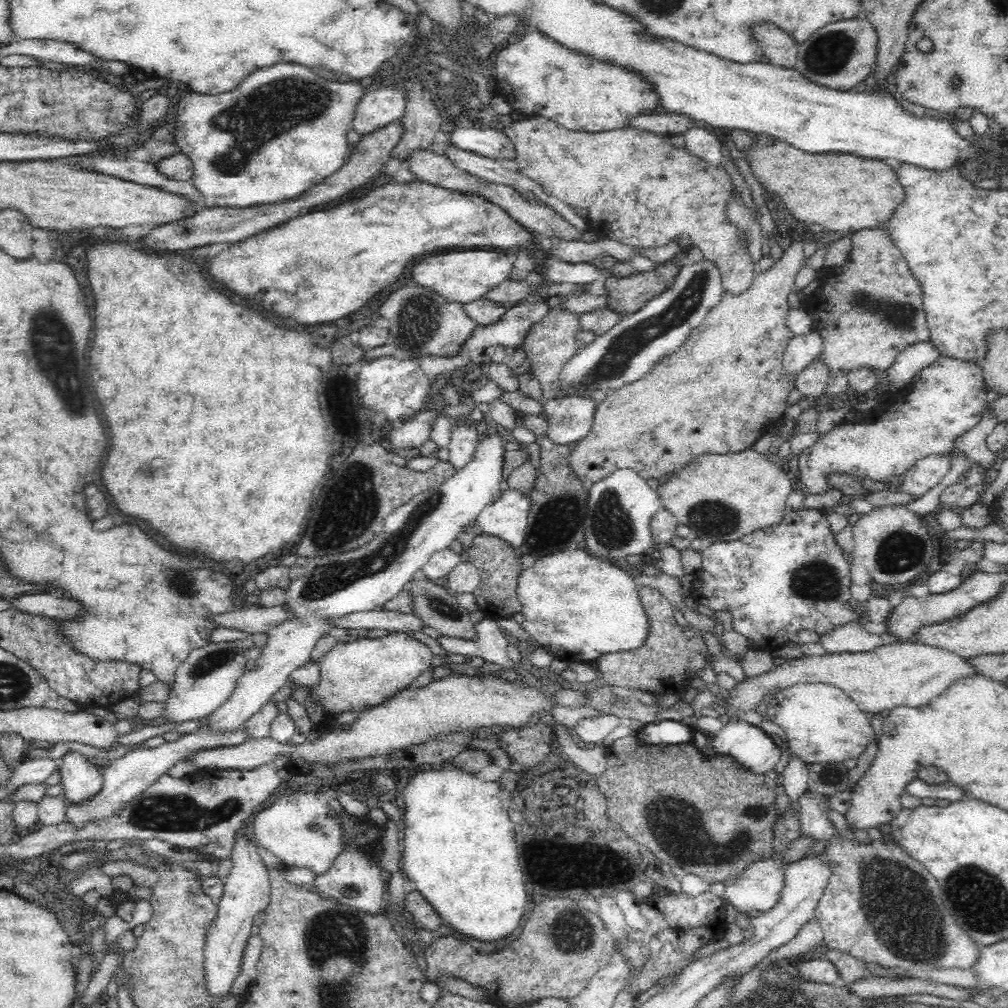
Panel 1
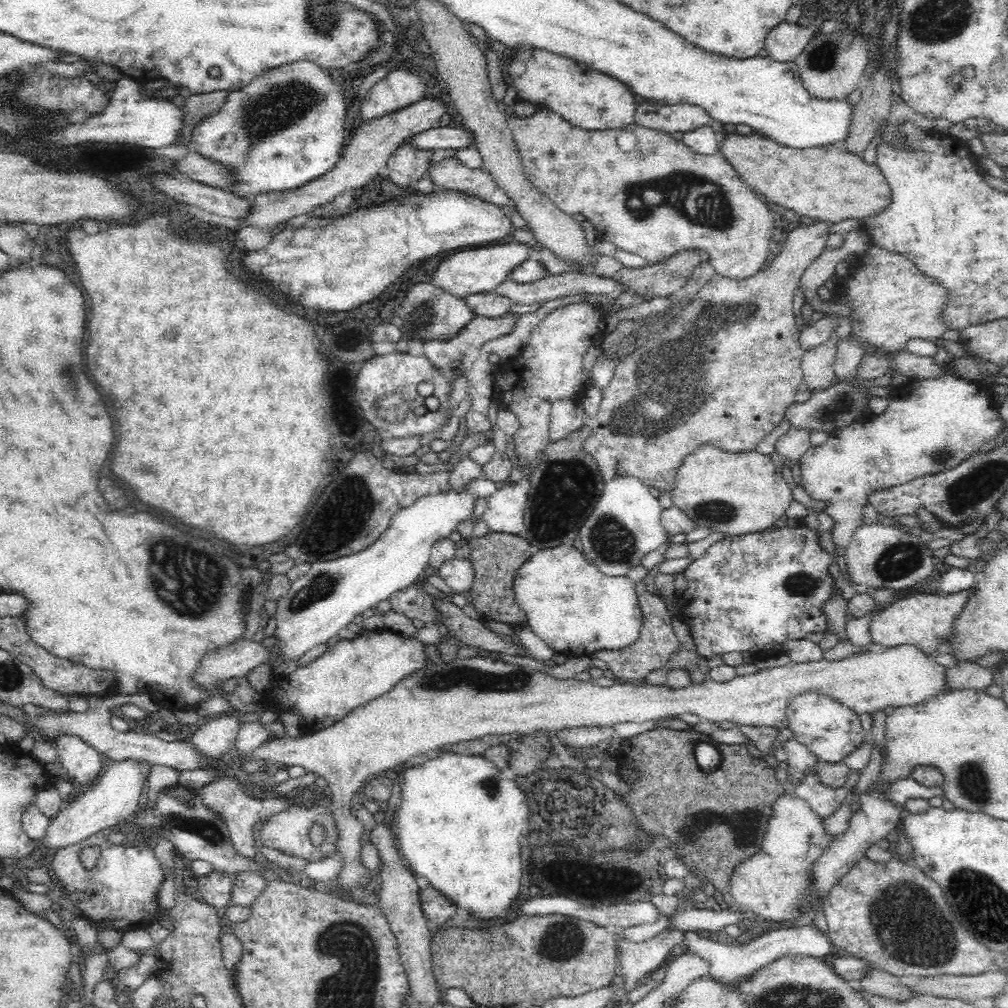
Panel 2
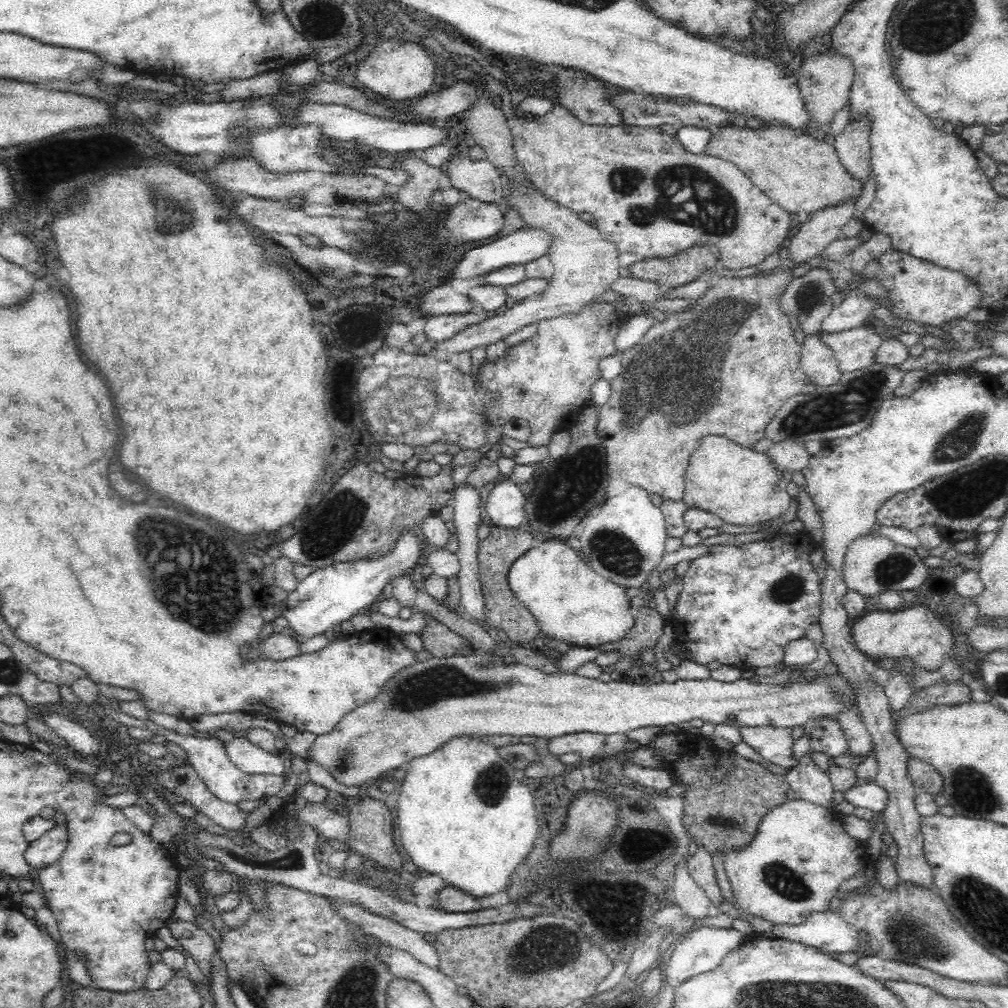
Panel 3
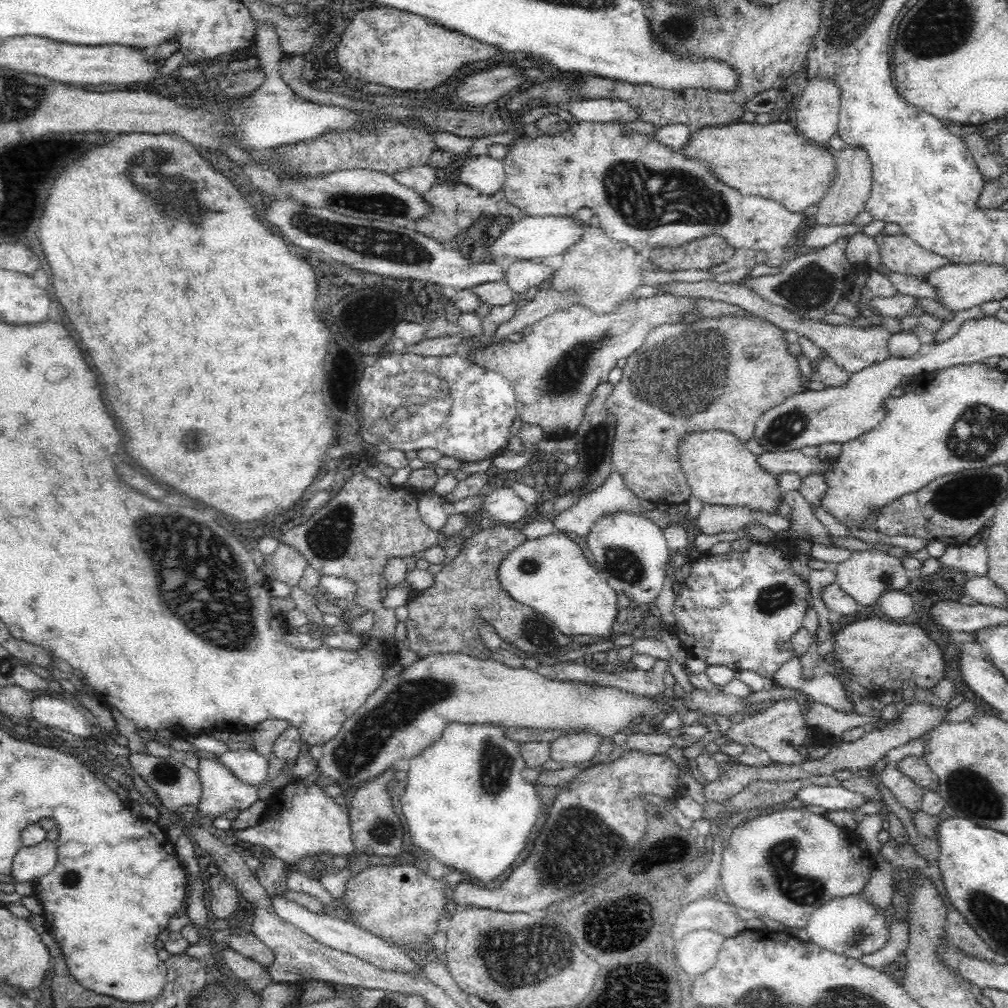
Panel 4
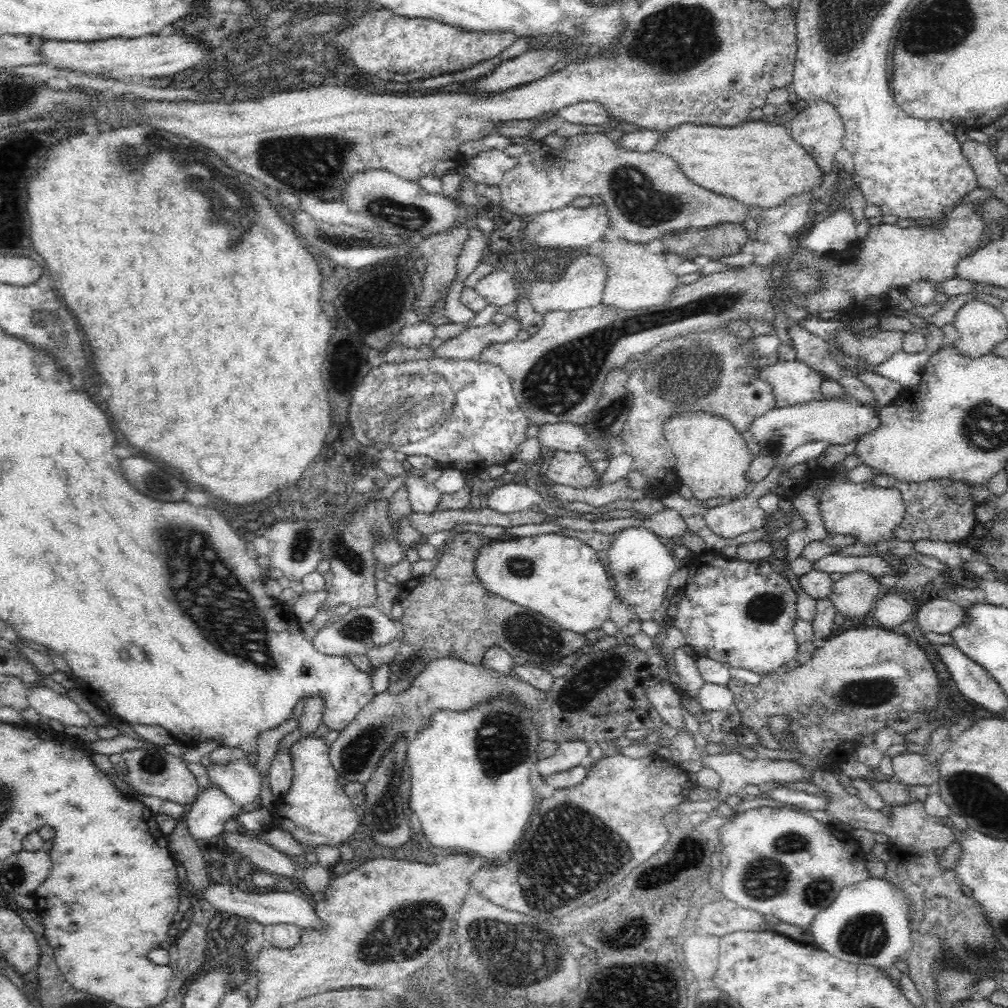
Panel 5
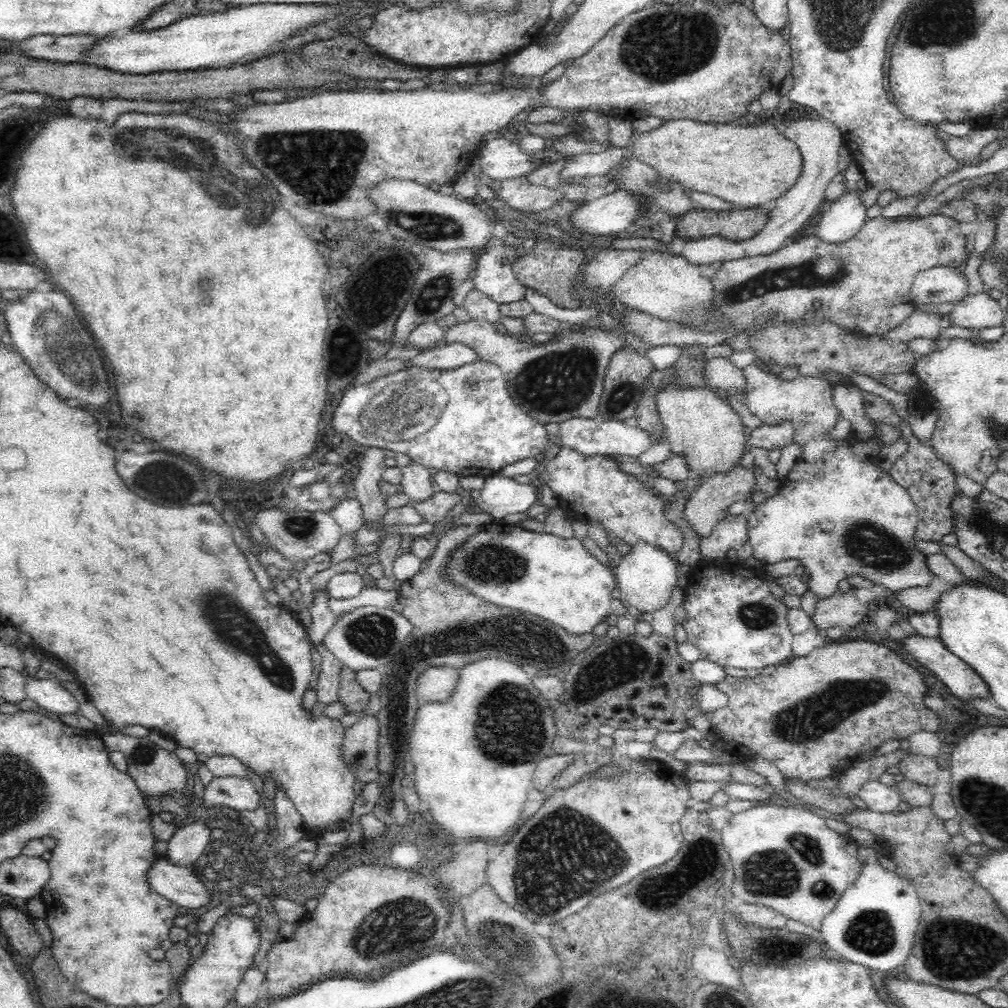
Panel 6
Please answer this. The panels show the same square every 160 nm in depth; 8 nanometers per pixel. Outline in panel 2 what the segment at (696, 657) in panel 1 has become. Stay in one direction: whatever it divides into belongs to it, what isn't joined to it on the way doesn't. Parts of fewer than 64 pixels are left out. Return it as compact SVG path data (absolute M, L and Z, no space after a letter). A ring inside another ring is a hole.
M645 591L640 594L639 605L643 615L640 637L630 647L622 650L600 650L592 654L592 658L599 658L602 662L606 662L607 674L616 681L644 680L650 672L668 667L671 664L672 656L682 648L672 630L675 613L670 613L664 601L664 598L658 597L656 593L650 594Z

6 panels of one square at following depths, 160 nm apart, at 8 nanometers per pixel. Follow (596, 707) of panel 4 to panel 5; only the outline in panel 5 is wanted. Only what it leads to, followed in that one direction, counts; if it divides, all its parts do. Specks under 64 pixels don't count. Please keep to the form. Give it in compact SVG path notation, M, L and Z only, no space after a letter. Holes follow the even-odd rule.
M442 657L428 664L405 691L398 692L397 695L390 695L388 691L375 695L354 720L340 731L339 738L330 745L329 759L340 777L350 782L366 784L382 756L397 740L396 736L405 736L409 744L417 738L422 728L426 728L434 712L445 709L454 712L466 711L486 698L490 700L492 696L498 696L500 692L517 696L521 704L534 710L542 708L538 706L536 696L546 694L530 683L522 682L520 678L499 676L497 672L482 666L466 664L465 661L454 657Z

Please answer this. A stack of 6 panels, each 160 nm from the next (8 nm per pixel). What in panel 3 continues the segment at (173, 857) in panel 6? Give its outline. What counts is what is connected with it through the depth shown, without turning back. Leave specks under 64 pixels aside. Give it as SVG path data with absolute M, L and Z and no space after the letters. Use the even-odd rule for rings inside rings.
M102 701L98 702L97 706L102 713L109 718L113 719L119 725L124 728L127 727L142 727L142 730L148 730L152 734L161 734L163 740L166 740L174 745L177 745L186 752L188 756L187 763L194 767L194 770L198 773L200 779L206 783L208 790L214 793L214 796L230 803L242 802L242 800L257 800L267 798L278 794L284 782L286 782L285 776L276 776L275 774L252 774L248 775L241 771L231 760L228 760L226 746L220 738L216 738L212 734L210 738L197 738L197 736L186 736L186 734L179 734L174 730L166 729L152 721L151 719L139 719L132 718L128 714L124 714L120 709L116 707L114 703Z

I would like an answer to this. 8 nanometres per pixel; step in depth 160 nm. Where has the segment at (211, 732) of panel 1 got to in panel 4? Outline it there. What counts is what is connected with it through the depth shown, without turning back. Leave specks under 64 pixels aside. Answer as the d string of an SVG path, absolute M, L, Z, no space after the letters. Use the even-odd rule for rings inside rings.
M46 840L31 847L22 847L12 862L12 879L15 884L36 882L57 866L57 841Z

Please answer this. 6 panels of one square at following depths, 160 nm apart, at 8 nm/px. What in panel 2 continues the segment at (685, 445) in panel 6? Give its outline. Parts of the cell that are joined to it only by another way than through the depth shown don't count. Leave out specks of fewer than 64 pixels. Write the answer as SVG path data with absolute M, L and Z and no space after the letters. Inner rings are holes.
M702 444L693 450L676 469L673 487L669 492L671 503L677 506L698 528L712 528L726 536L740 536L766 530L780 520L792 502L792 488L774 465L771 455L757 451L730 453L711 444Z

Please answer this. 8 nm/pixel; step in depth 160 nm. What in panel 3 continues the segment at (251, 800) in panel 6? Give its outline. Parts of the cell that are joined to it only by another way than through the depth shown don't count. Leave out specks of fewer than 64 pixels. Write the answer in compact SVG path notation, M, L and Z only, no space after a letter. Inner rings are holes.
M248 738L233 739L226 745L227 756L244 773L285 776L282 755L273 756L254 746Z

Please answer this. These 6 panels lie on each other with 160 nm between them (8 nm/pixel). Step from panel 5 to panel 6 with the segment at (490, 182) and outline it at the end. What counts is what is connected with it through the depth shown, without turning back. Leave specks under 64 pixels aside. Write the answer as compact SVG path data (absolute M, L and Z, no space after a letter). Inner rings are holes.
M496 138L484 144L480 152L480 168L492 180L510 180L537 169L566 159L568 155L547 147L544 151L528 154L520 147L519 140L513 142Z

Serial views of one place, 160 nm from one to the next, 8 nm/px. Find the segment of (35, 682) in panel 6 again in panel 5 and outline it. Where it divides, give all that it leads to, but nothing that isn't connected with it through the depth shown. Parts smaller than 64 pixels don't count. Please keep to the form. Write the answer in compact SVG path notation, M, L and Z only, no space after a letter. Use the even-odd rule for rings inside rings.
M34 687L27 694L29 706L46 718L60 720L65 726L88 726L92 723L87 713L84 713L72 698L58 693L50 687Z

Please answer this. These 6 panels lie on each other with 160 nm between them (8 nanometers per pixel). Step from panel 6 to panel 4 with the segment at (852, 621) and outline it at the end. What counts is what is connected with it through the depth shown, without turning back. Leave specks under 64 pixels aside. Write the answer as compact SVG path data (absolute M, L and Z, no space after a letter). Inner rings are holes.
M880 548L852 551L850 558L835 565L835 582L846 594L852 596L861 606L874 605L888 590L902 591L910 584L910 570L904 568L900 557L892 556Z

